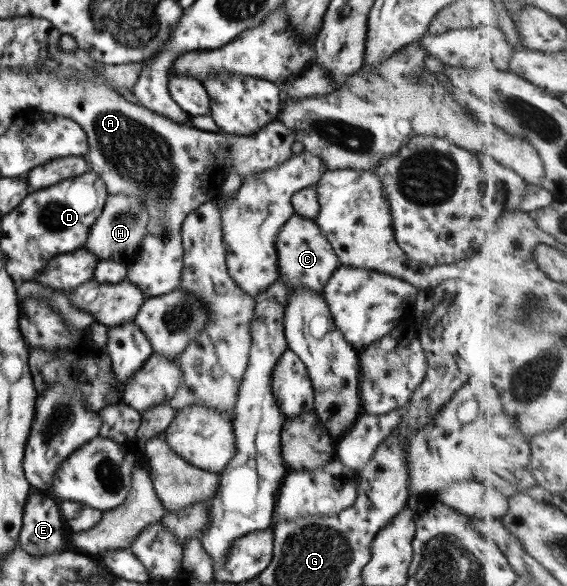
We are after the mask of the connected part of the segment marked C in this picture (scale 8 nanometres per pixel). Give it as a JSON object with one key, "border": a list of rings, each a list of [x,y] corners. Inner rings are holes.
{"border":[[[293,214],[277,234],[275,247],[277,248],[278,279],[289,289],[304,287],[304,289],[319,292],[323,298],[322,290],[331,274],[340,266],[340,261],[316,222],[299,214]]]}

